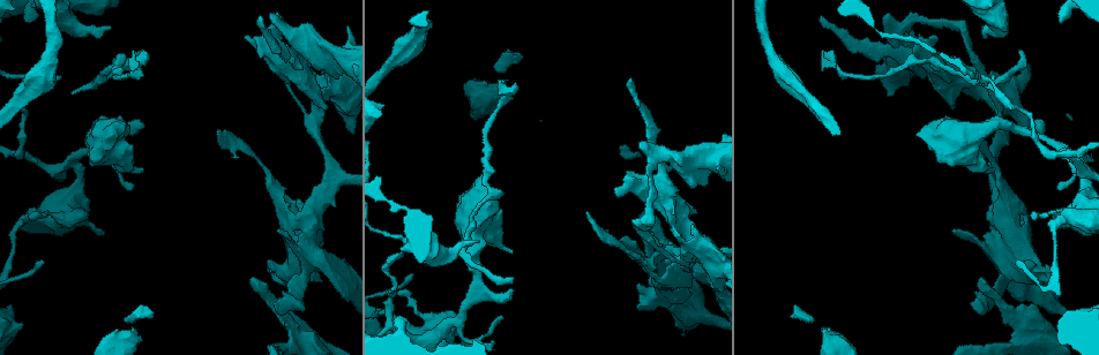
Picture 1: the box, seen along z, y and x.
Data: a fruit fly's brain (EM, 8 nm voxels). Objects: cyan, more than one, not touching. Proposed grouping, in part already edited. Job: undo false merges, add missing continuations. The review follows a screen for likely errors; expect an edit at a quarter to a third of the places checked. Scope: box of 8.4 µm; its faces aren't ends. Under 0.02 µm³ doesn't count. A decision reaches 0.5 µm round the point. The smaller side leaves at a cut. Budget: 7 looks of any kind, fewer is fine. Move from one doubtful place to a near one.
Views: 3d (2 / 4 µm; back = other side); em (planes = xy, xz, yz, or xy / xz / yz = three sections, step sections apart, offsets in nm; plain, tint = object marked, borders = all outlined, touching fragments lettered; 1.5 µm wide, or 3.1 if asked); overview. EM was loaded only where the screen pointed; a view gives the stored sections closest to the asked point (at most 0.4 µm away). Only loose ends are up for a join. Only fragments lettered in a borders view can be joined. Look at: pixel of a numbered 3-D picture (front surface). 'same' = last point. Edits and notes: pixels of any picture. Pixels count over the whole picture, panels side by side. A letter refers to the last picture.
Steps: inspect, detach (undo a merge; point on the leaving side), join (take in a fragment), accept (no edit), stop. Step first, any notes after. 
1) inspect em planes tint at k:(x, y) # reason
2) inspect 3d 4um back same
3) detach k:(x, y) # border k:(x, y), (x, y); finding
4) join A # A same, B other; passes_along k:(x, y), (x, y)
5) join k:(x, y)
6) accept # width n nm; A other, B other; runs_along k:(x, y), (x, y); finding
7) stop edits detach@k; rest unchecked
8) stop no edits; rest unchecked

inspect em planes borders at 1:(983, 29) # branch stops here

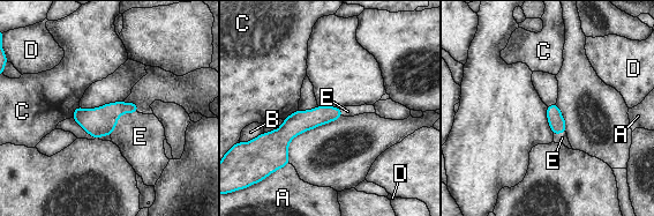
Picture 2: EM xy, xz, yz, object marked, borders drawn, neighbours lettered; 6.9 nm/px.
join E # A other, B other, C other, D other, E same; the neuron continues

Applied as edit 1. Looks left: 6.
inspect overview # see it whole again

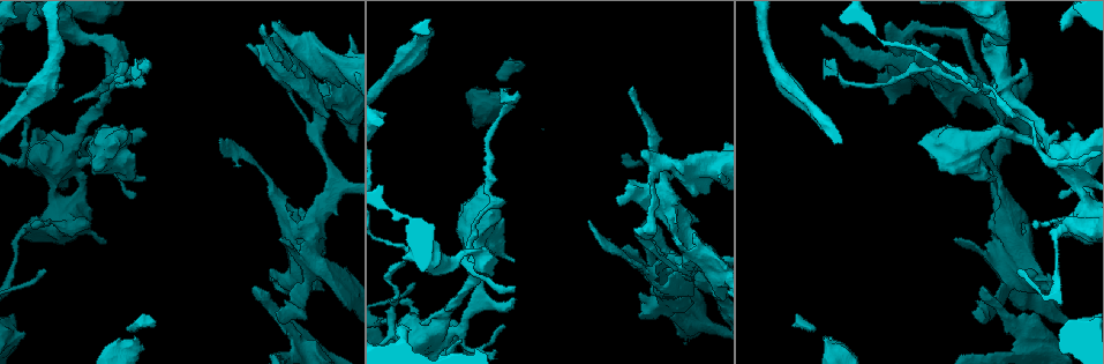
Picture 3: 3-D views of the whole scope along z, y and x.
inspect 3d 2um at 3:(43, 272) # tapers out

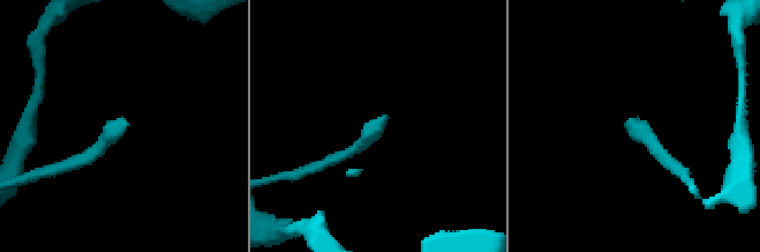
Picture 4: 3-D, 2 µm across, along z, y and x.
inspect em planes plain at 4:(627, 123)

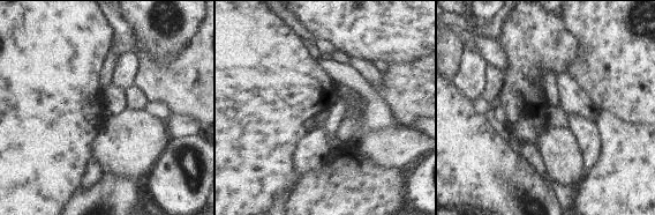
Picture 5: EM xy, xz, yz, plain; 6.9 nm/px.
inspect em planes borders same # see the neighbours

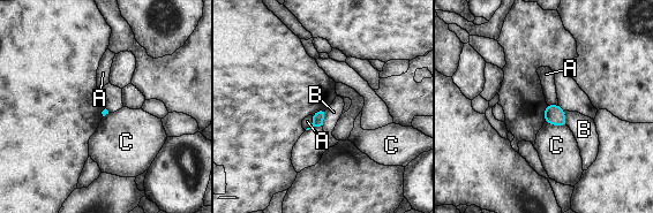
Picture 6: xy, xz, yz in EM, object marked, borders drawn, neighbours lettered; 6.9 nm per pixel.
accept # A other, B other, C other; border 6:(327, 108), (322, 126); no lettered fragment goes on from it

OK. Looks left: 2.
stop edits join@2; rest unchecked

